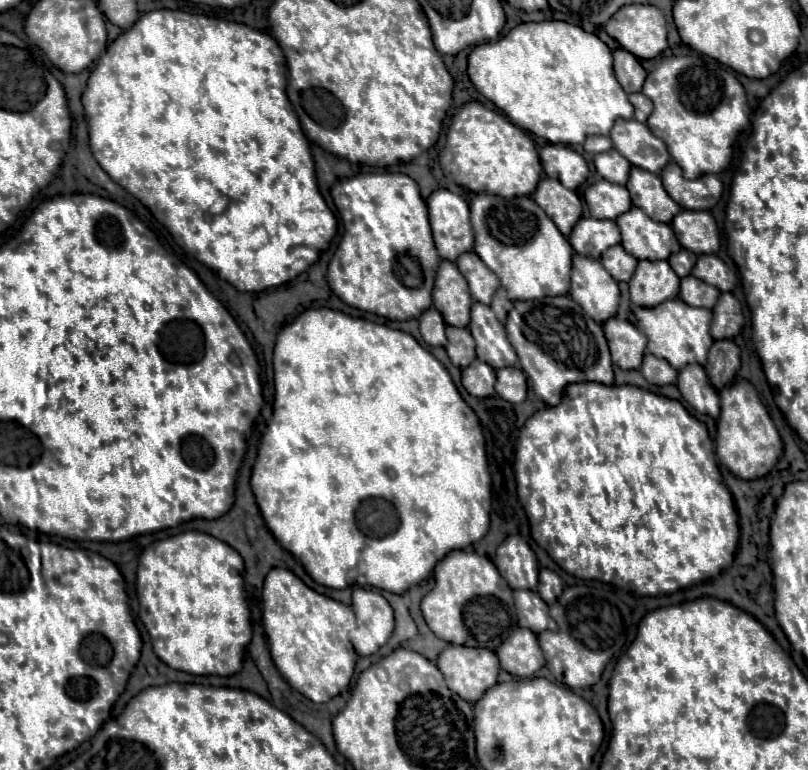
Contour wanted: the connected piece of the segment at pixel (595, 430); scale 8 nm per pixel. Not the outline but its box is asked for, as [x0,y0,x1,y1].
[514,382,740,596]

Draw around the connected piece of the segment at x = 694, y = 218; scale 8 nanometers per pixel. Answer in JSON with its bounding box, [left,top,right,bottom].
[670,210,720,254]

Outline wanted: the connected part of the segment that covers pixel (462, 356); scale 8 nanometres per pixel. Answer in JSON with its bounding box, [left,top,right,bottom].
[446,326,476,370]

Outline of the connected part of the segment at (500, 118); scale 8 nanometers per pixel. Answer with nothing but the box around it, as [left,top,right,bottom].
[439,102,542,198]

